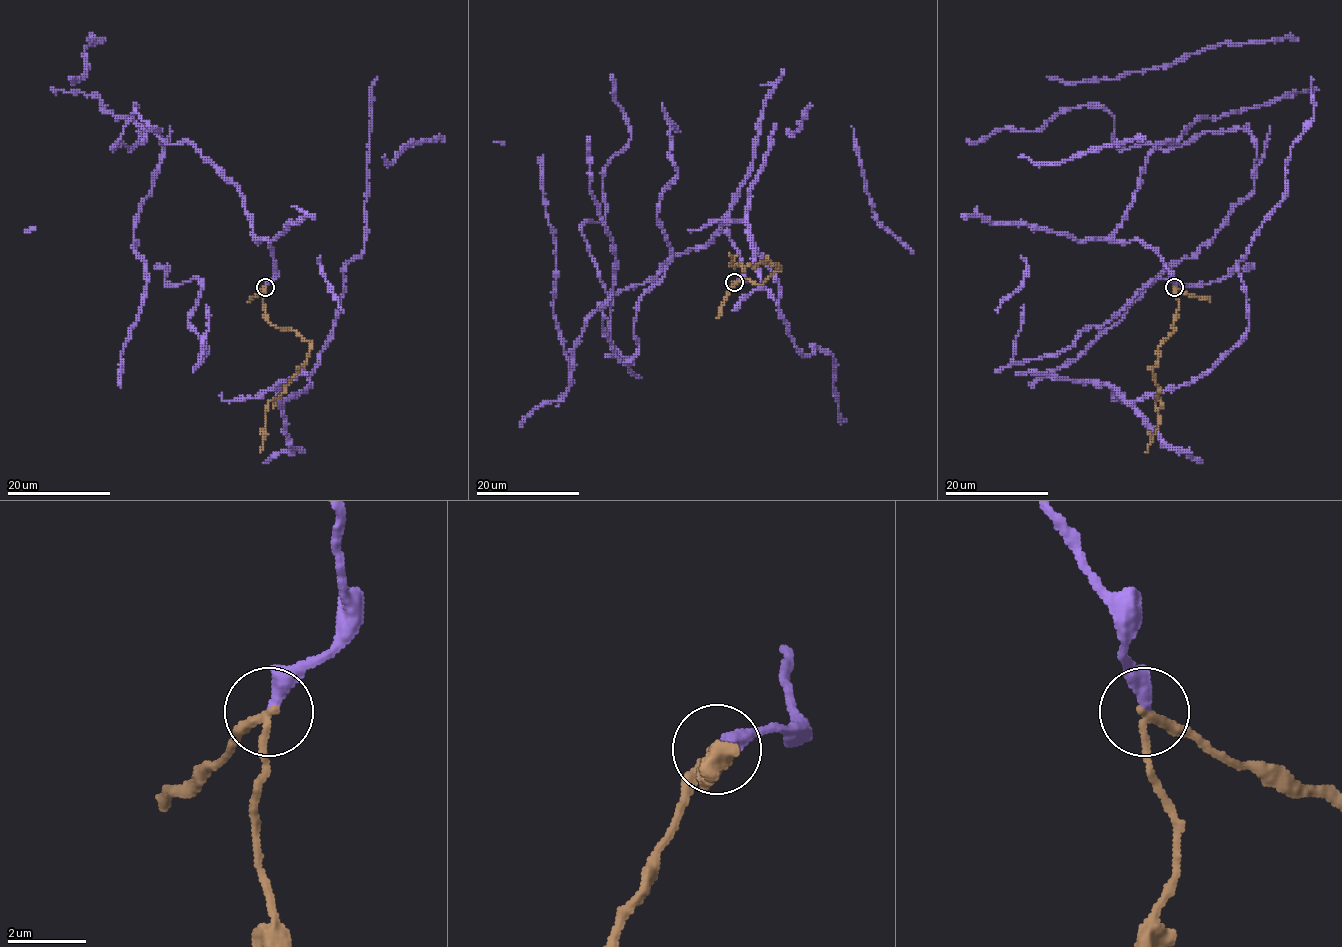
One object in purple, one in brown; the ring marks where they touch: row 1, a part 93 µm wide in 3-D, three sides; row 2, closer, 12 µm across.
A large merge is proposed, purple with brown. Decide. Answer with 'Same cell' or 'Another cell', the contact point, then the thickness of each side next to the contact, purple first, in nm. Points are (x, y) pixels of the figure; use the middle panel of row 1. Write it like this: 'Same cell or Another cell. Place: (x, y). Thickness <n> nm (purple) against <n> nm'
Another cell. Place: (734, 282). Thickness 360 nm (purple) against 200 nm

